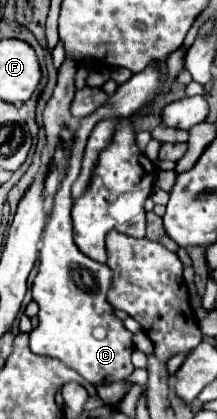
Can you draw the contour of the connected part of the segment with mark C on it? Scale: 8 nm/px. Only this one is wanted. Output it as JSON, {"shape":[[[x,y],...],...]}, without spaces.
{"shape":[[[182,49],[172,53],[172,57],[168,57],[168,81],[160,83],[160,73],[156,73],[156,69],[152,67],[148,67],[138,75],[132,75],[124,85],[116,89],[114,95],[108,97],[108,101],[102,107],[98,107],[92,115],[80,119],[78,127],[72,133],[72,141],[66,147],[70,153],[70,163],[48,213],[48,221],[42,233],[38,275],[32,285],[32,297],[40,305],[40,313],[38,313],[40,325],[30,333],[30,351],[36,355],[48,355],[60,359],[62,363],[78,371],[92,385],[126,379],[134,371],[130,361],[134,345],[132,345],[132,333],[124,329],[122,321],[112,313],[112,307],[106,301],[106,291],[108,285],[112,283],[110,269],[86,257],[74,245],[72,217],[70,217],[72,183],[80,175],[84,147],[92,129],[104,119],[132,117],[138,105],[142,105],[152,93],[160,95],[168,91],[180,71],[184,71]]]}

